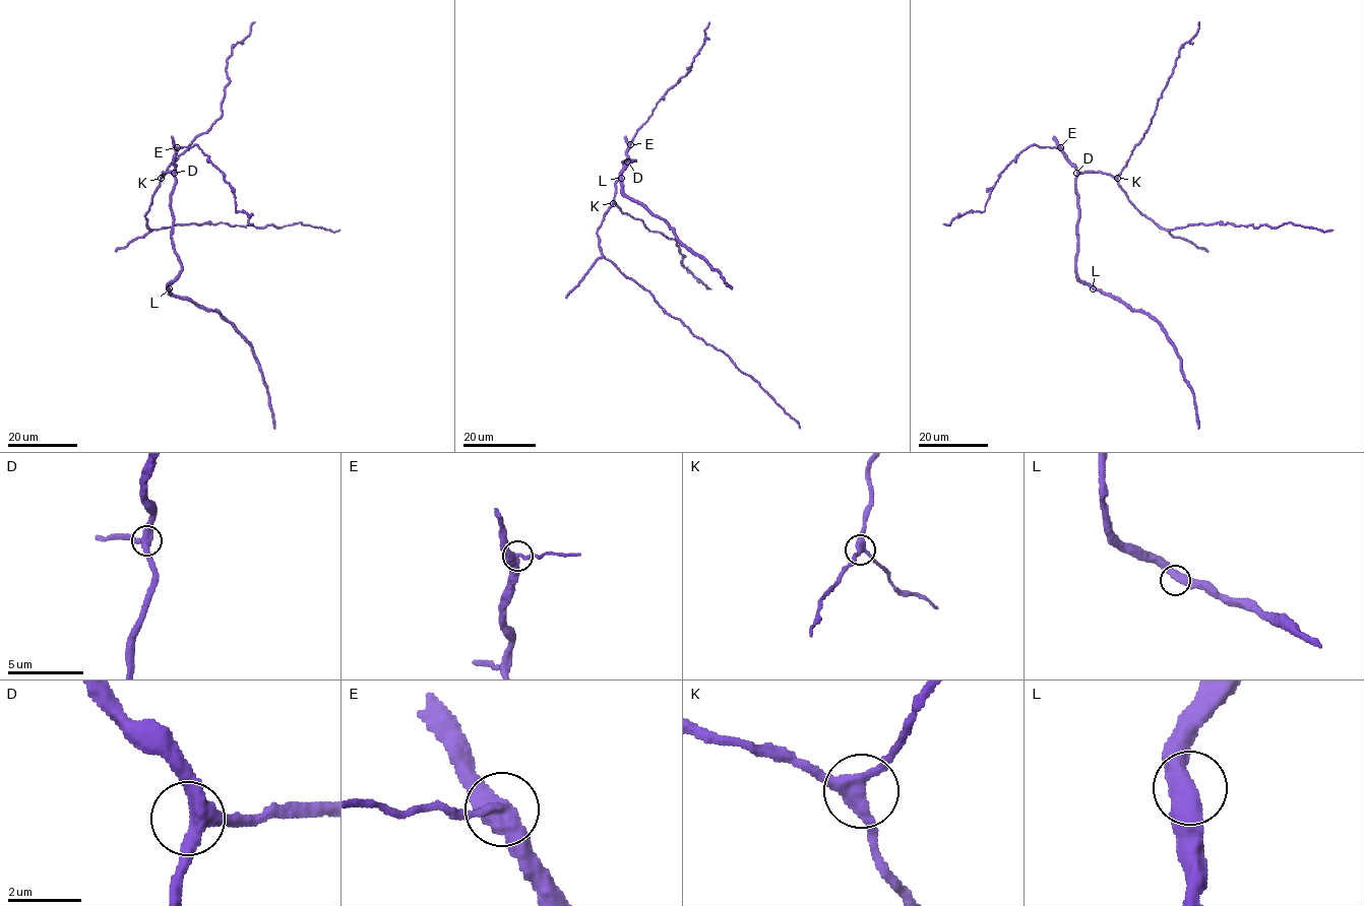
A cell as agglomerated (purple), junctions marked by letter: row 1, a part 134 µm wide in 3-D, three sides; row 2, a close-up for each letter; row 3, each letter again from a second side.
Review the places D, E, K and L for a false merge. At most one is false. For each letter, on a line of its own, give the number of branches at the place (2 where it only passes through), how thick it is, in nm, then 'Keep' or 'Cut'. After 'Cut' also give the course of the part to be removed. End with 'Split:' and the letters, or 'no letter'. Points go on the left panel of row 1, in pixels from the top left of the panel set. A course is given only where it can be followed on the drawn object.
D: Branches: 3. Thickness 400 nm. Keep
E: Branches: 3. Thickness 440 nm. Cut. Course of the part to remove: (177, 147), (198, 145), (230, 184), (236, 211), (245, 211), (249, 216), (248, 222), (253, 223)
K: Branches: 3. Thickness 320 nm. Keep
L: Branches: 2. Thickness 480 nm. Keep
Split: E

